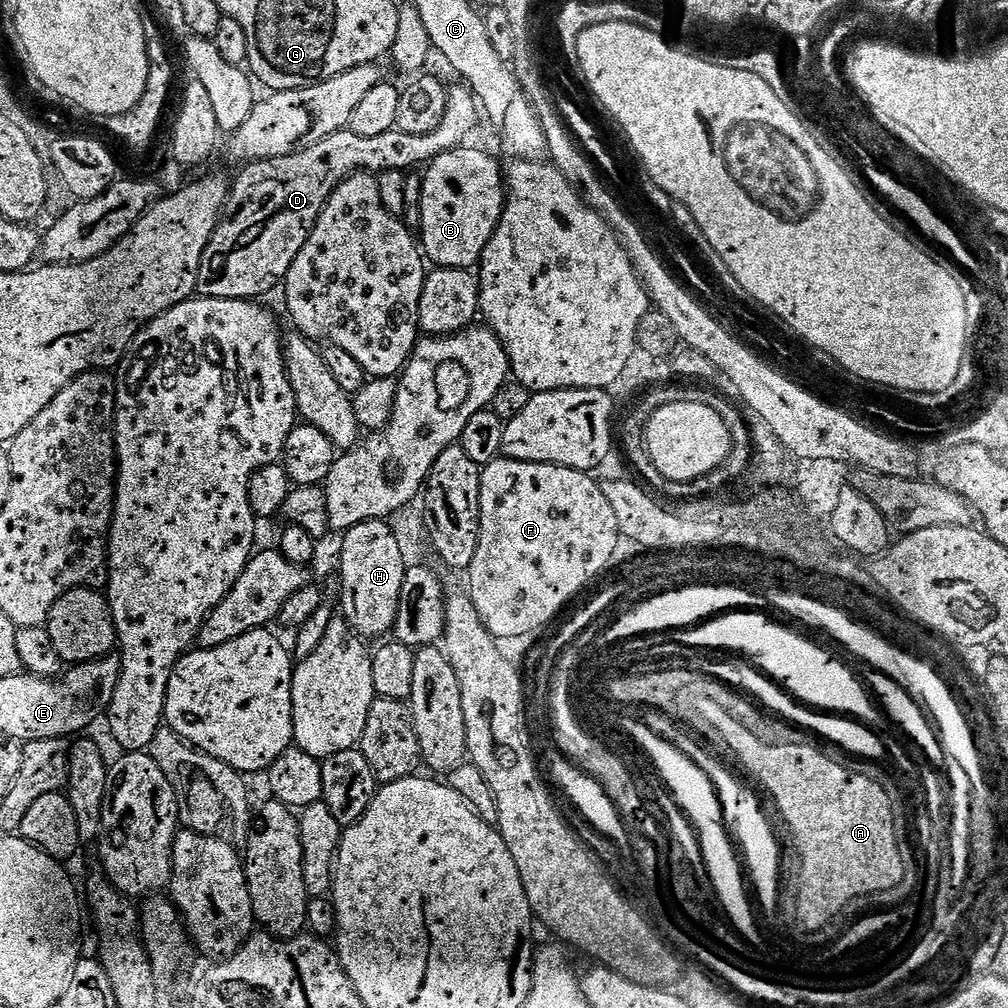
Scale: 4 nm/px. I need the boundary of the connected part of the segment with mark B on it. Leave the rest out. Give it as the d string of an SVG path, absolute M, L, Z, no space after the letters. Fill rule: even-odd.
M456 152L453 156L447 154L439 155L431 161L432 169L428 172L428 177L424 180L424 193L420 196L420 232L418 228L418 240L422 245L422 252L429 261L433 260L436 268L463 269L472 270L483 261L484 252L490 247L492 239L496 236L496 229L500 225L503 218L504 206L506 203L506 176L502 171L502 164L495 160L492 156L487 156L484 152Z

